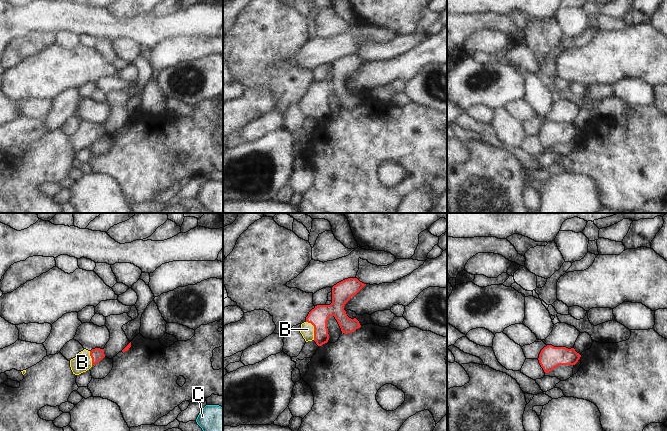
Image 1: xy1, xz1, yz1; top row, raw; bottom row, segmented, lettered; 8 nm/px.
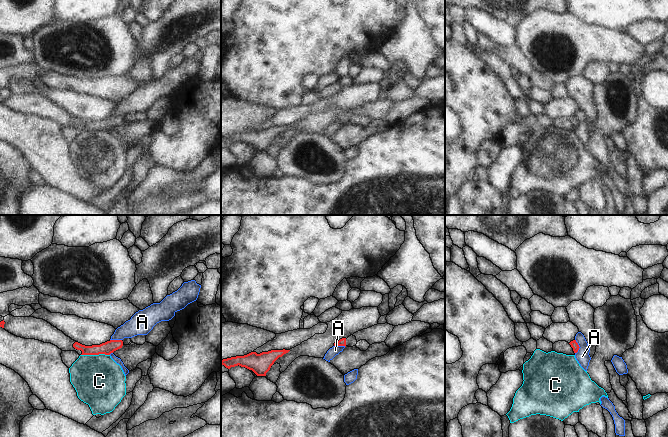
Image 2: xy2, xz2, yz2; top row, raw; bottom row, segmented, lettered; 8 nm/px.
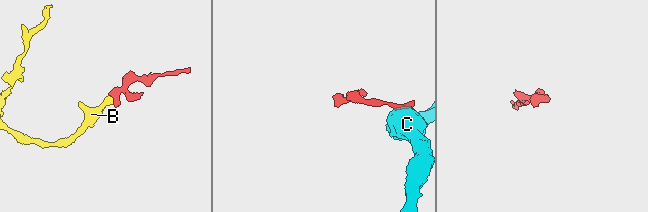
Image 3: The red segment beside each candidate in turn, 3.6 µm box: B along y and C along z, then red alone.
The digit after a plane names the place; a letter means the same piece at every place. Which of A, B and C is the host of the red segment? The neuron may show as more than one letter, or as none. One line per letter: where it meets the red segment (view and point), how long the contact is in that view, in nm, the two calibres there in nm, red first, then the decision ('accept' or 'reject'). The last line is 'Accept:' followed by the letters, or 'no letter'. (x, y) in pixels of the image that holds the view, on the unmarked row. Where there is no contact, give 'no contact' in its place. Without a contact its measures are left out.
A: meets red in yz2 at (578, 122); contact 120 nm long; 60 nm thick on the red side, 110 nm on the other; reject
B: meets red in xz1 at (314, 105); contact 170 nm long; 160 nm thick on the red side, 110 nm on the other; accept
C: meets red in xy2 at (95, 130); contact 240 nm long; 100 nm thick on the red side, 400 nm on the other; reject
Accept: B

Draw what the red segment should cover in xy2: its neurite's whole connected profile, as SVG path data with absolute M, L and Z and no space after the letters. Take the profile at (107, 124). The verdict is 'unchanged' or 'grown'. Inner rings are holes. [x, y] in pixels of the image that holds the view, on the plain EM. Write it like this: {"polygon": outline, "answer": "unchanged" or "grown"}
{"polygon": "M110 116L100 121L92 121L92 122L85 122L78 118L73 120L73 123L77 126L81 126L81 131L99 131L105 130L110 131L114 127L122 124L123 117L122 116Z", "answer": "unchanged"}

